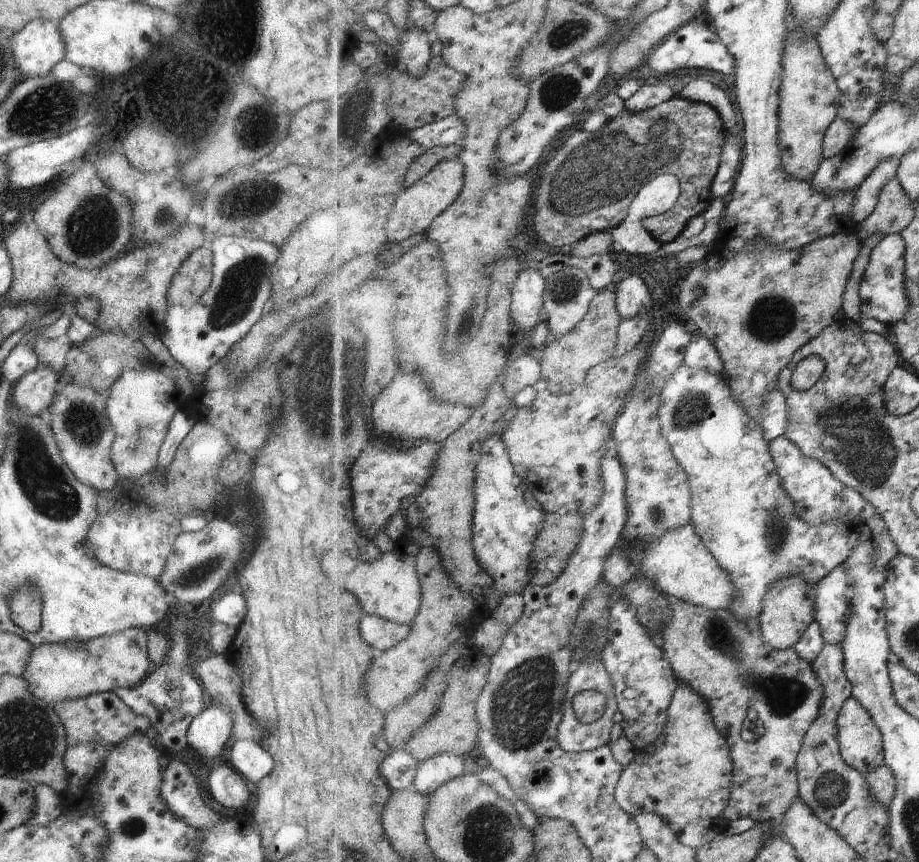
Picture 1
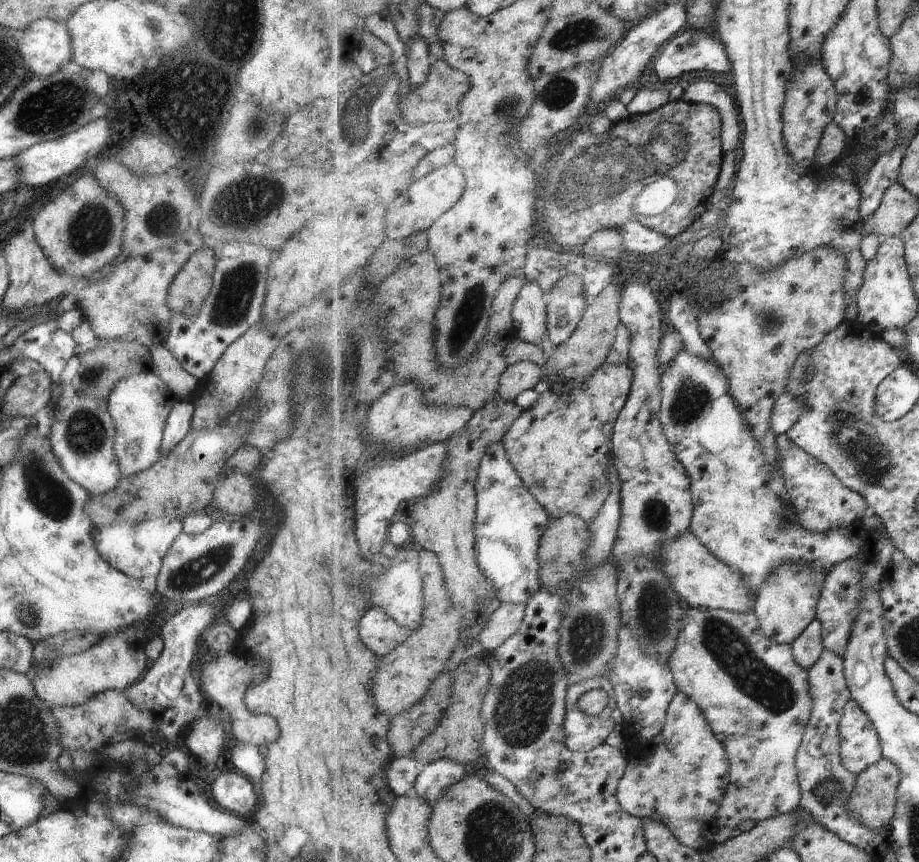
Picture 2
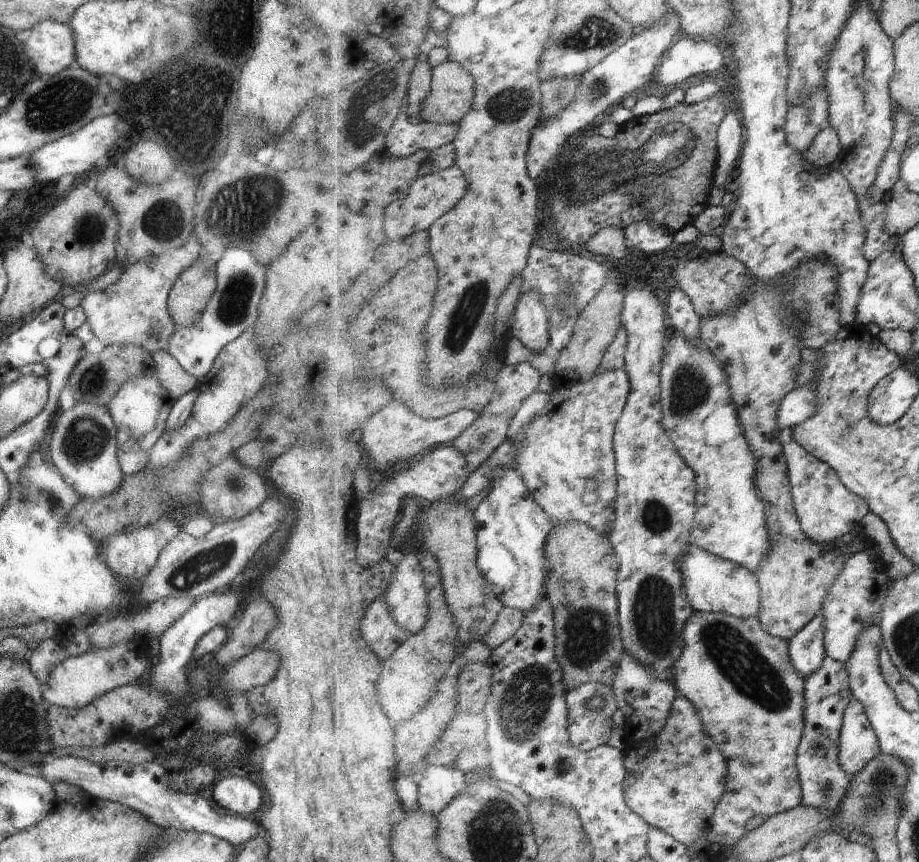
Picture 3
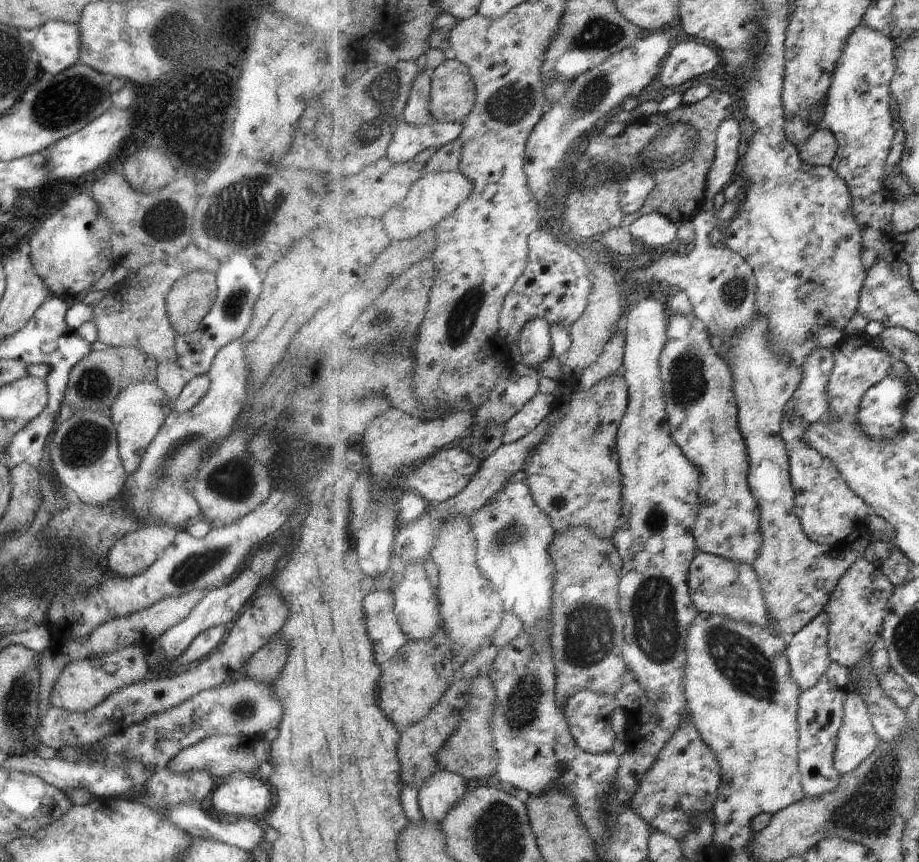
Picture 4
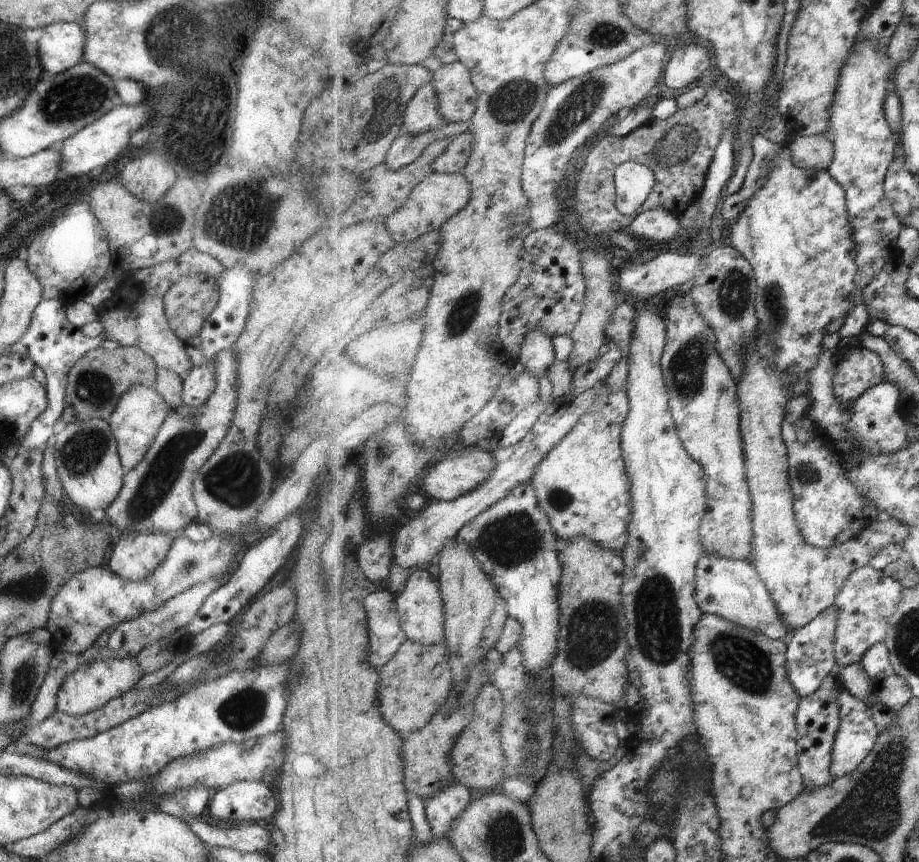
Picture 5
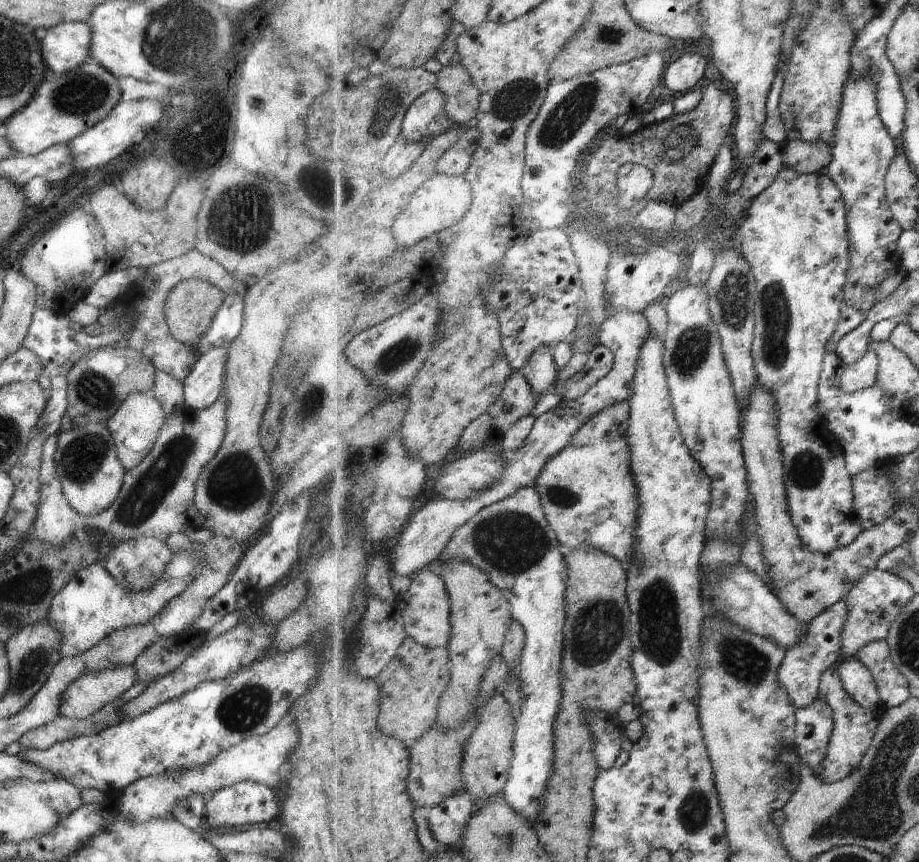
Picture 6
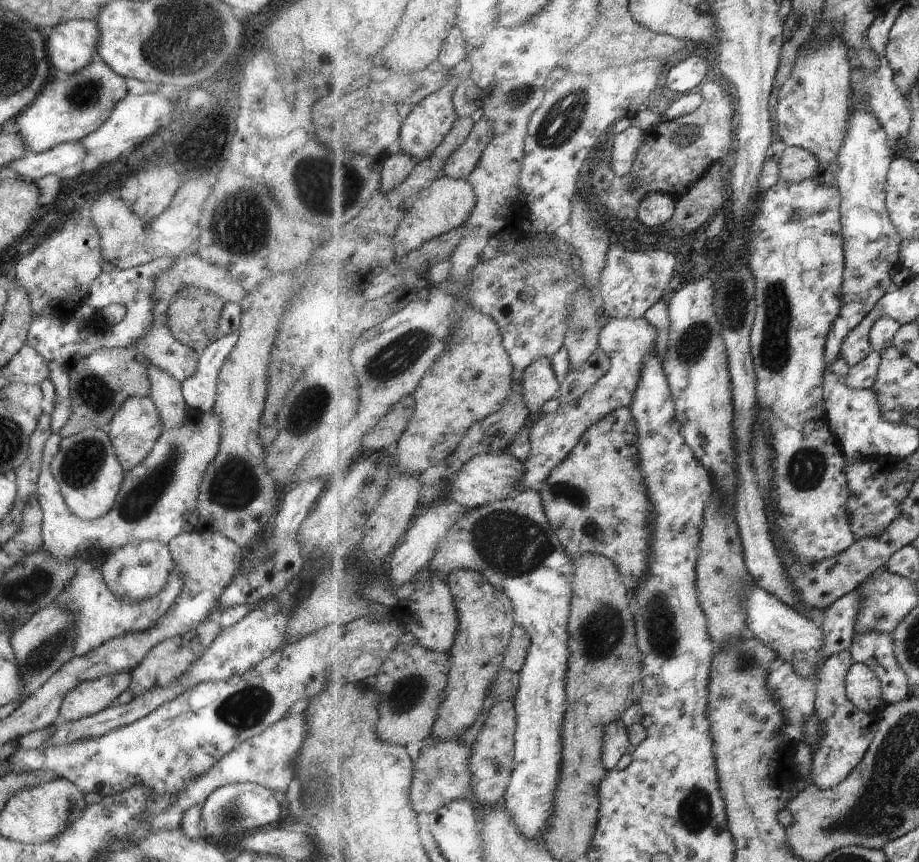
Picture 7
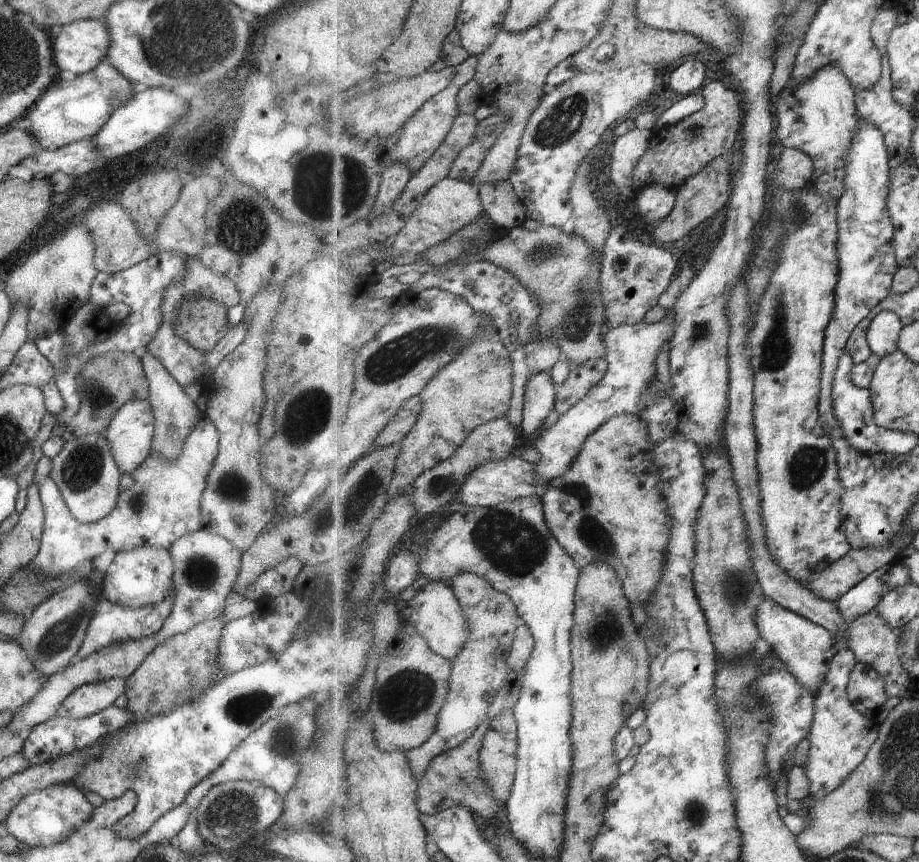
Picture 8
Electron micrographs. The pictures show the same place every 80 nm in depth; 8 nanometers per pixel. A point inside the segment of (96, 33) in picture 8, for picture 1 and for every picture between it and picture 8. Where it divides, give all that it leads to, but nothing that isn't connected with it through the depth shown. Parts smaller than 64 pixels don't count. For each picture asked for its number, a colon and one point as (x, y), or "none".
1: (37, 47)
2: (44, 48)
3: (50, 46)
4: (56, 45)
5: (60, 47)
6: (64, 47)
7: (71, 45)

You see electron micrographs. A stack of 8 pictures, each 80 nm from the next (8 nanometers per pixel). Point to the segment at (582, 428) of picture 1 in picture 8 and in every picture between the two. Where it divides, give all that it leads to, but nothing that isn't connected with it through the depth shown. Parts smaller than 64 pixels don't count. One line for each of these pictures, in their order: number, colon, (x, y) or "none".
2: (550, 446)
3: (566, 455)
4: (574, 475)
5: (582, 485)
6: (589, 493)
7: (597, 502)
8: (609, 508)

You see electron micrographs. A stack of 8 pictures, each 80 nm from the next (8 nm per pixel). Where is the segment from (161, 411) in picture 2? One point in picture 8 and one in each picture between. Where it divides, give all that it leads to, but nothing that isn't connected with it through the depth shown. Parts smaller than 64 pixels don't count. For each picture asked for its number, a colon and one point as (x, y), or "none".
3: (139, 409)
4: (139, 410)
5: (139, 412)
6: (134, 426)
7: (133, 429)
8: (128, 434)

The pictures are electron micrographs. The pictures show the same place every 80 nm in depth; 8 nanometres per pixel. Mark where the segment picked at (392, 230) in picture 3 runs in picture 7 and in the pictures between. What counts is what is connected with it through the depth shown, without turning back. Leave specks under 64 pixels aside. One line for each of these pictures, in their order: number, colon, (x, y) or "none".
4: (436, 196)
5: (441, 196)
6: (443, 200)
7: (448, 204)

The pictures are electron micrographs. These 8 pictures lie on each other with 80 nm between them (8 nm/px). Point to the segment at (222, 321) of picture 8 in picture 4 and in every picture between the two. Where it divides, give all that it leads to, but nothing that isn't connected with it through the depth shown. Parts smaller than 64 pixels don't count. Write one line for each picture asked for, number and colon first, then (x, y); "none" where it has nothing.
4: (190, 297)
5: (187, 303)
6: (190, 305)
7: (193, 314)

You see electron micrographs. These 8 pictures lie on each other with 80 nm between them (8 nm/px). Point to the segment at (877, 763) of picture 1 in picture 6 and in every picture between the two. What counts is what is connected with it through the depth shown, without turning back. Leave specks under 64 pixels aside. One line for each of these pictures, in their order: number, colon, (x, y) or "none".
2: (861, 746)
3: (859, 744)
4: (858, 741)
5: (858, 735)
6: (855, 726)

